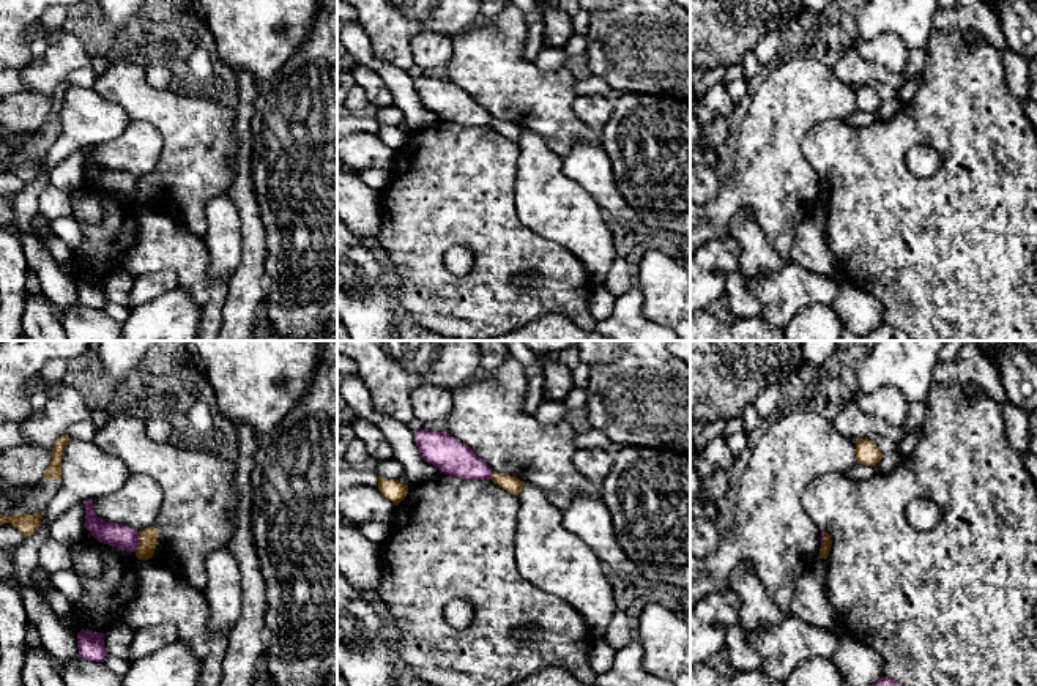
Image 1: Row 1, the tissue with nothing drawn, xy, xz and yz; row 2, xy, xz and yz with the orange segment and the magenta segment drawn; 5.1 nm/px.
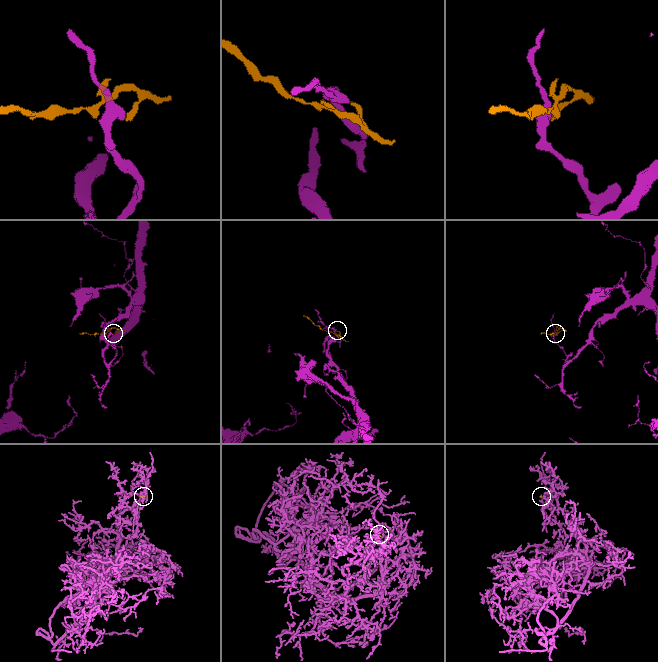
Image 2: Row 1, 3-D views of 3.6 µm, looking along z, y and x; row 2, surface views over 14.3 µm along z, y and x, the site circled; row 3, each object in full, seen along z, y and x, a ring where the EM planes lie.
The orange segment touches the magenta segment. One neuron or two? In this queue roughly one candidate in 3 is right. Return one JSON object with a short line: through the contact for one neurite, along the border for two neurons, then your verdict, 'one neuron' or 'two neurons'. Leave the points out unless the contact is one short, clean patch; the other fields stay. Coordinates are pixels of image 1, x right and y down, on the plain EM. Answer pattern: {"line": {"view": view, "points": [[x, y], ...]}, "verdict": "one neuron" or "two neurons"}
{"line": {"view": "xy", "points": [[139, 178], [139, 193], [134, 197]]}, "verdict": "two neurons"}

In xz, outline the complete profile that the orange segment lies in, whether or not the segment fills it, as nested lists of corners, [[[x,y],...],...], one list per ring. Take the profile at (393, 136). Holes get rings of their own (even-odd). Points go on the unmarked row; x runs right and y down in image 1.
[[[378,123],[378,137],[394,151],[399,151],[407,144],[408,132],[400,129],[399,126],[388,126]]]

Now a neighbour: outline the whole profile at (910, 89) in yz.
[[[920,76],[912,77],[911,80],[908,80],[900,88],[898,99],[903,104],[908,104],[914,98],[914,95],[917,93],[917,90],[919,90],[920,85],[922,85],[922,77]]]

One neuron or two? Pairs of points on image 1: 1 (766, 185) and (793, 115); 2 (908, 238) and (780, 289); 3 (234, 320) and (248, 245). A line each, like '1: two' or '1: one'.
1: one
2: two
3: one

